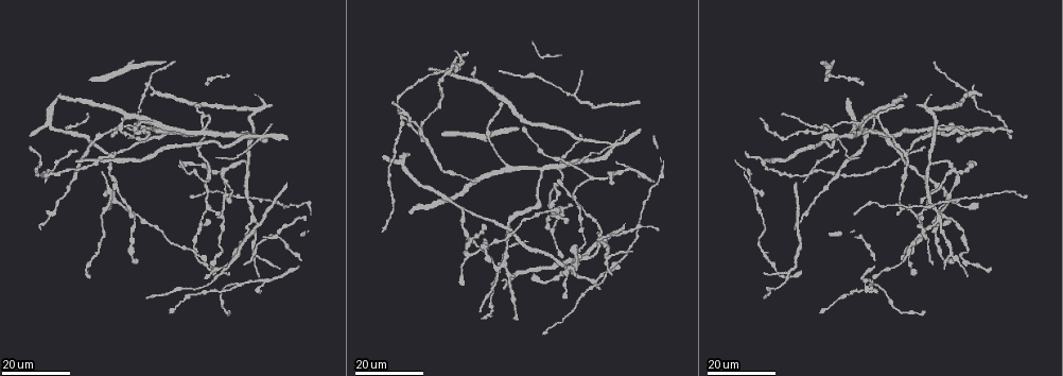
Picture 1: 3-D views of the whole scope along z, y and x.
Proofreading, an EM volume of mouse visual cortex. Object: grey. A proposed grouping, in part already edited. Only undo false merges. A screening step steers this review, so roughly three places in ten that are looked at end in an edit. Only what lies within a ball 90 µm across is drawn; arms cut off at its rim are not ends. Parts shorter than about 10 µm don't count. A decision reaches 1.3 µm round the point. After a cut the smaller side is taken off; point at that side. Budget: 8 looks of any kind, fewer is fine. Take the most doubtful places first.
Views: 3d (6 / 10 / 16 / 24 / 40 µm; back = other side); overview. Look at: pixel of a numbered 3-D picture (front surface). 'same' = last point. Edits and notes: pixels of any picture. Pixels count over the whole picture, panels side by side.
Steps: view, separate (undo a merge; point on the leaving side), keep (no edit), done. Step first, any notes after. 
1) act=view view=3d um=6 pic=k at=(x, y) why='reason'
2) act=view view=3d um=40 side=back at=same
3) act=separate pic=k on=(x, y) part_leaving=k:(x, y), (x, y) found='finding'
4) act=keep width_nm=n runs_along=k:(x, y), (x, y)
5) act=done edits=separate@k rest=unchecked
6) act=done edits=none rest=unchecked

act=view view=3d um=24 pic=1 at=(223, 169)

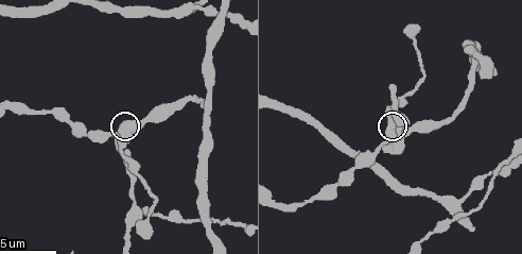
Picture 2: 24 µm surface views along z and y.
act=view view=3d um=6 pic=2 at=(131, 126) why='closer look'

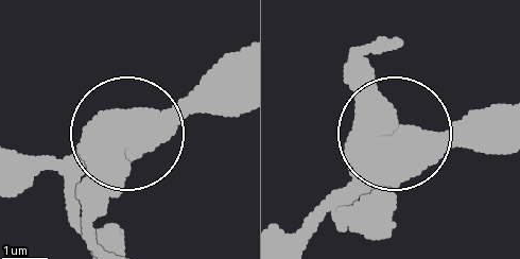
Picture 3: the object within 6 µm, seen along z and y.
act=keep found='continuous, no second neuron'

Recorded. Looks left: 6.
act=view view=3d um=16 pic=1 at=(612, 145) why='four or more arms meet'

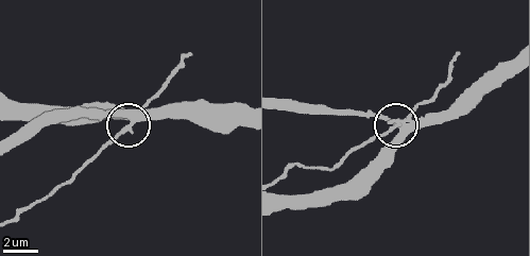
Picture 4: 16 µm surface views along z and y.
act=view view=3d um=10 pic=4 at=(402, 122)

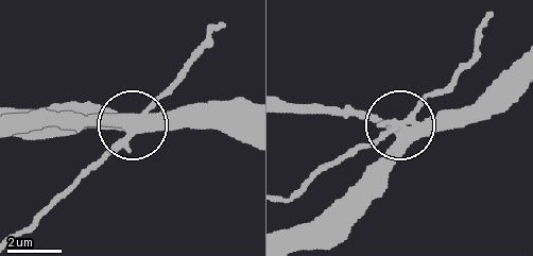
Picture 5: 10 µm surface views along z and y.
act=separate pic=5 on=(154, 101) arms=4 part_leaving=5:(133, 129), (18, 234) found='two neurons meet here'

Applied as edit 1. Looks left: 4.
act=view view=overview

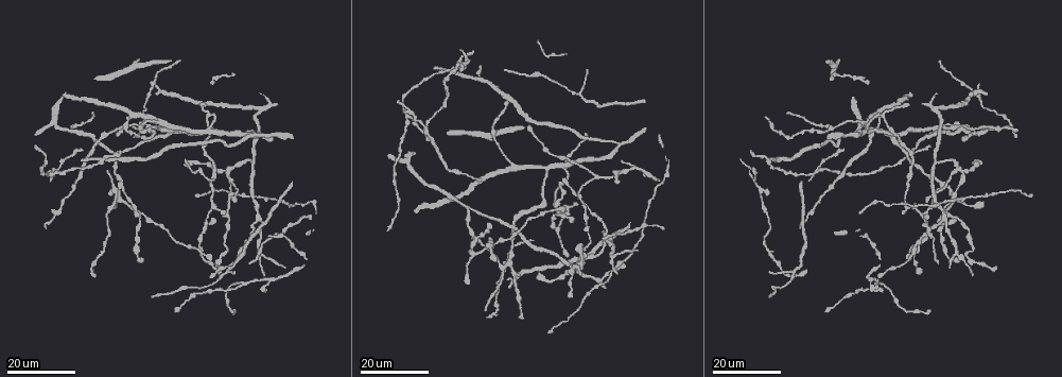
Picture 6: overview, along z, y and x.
act=view view=3d um=24 pic=6 at=(868, 130)

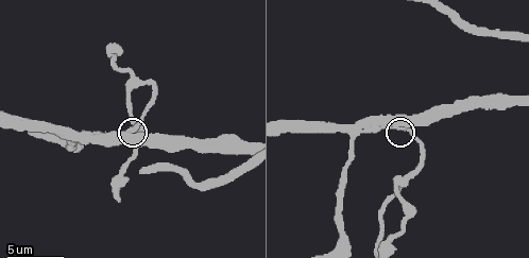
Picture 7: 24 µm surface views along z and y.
act=view view=3d um=6 pic=7 at=(398, 129) why='closer look'

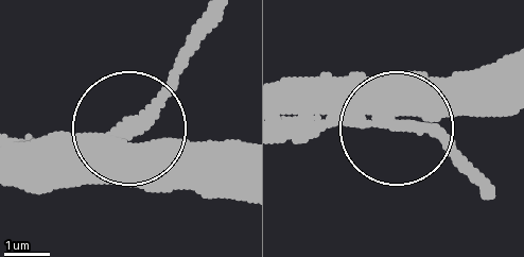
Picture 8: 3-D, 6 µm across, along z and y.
act=keep found='one neuron here'

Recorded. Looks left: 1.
act=done edits=separate@5 rest=unchecked

